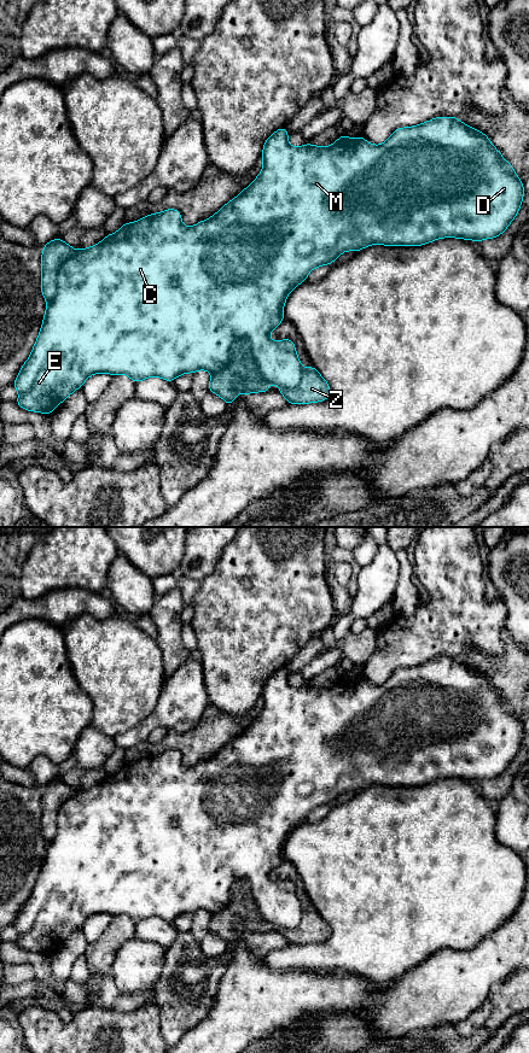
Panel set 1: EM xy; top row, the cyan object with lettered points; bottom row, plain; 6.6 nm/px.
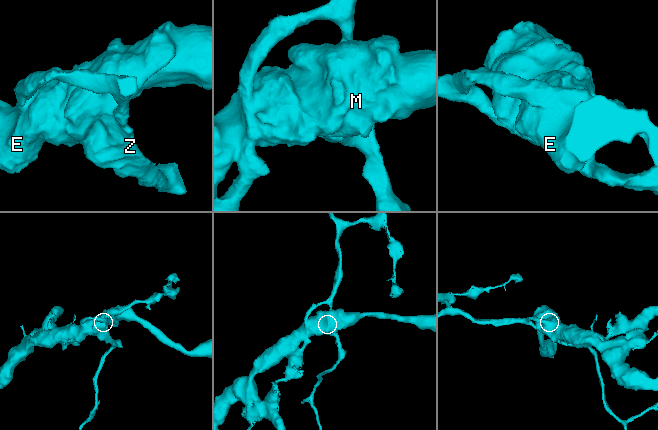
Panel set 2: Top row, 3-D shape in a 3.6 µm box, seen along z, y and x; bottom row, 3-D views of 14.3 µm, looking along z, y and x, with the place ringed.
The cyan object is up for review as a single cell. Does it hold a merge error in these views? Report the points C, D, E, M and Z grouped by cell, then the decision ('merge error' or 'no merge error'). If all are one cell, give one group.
C D E M / Z; merge error

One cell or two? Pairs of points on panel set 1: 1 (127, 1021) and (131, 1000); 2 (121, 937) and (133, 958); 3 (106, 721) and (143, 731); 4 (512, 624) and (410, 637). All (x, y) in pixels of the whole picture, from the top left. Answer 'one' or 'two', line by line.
1: two
2: two
3: two
4: two

